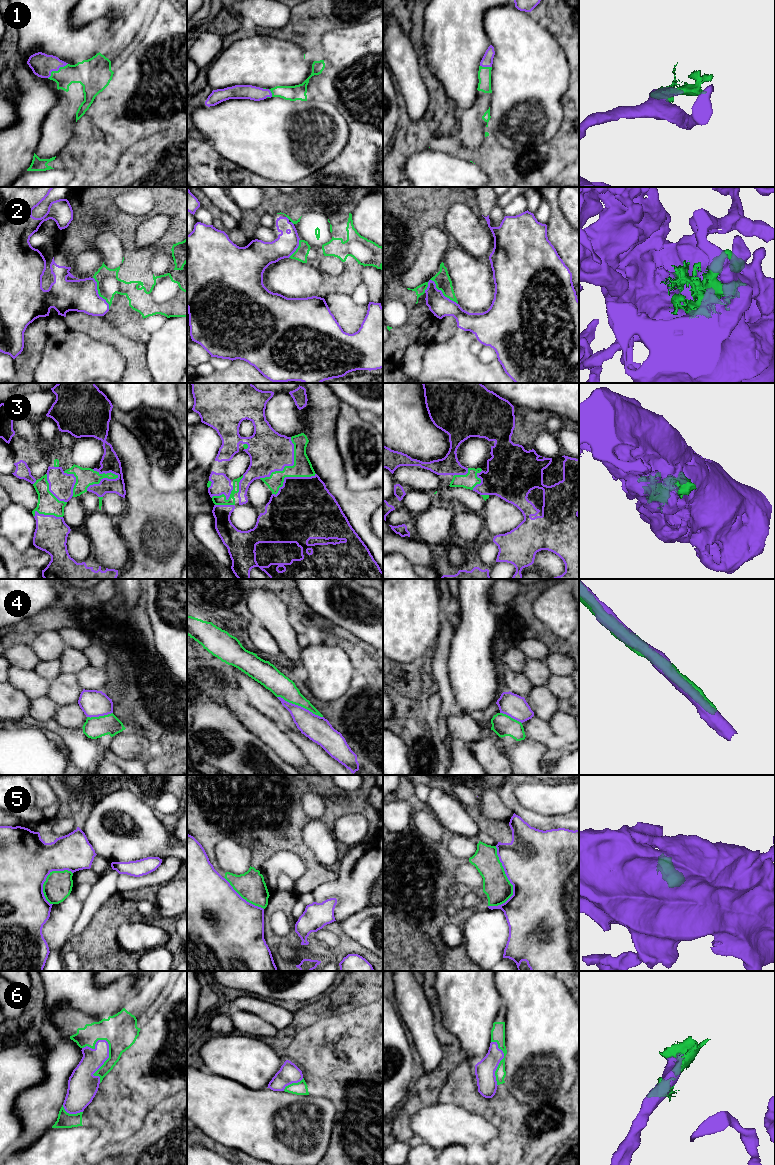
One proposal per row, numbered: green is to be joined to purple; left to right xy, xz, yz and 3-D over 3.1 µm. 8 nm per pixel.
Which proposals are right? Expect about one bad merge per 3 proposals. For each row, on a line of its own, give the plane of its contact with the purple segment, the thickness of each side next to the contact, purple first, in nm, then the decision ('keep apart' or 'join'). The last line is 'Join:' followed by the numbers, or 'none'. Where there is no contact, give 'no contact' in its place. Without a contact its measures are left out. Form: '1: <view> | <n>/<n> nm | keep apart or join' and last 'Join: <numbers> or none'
1: xy | 180/200 nm | join
2: yz | 170/130 nm | keep apart
3: xz | 320/150 nm | join
4: xz | 200/180 nm | join
5: yz | 500/220 nm | keep apart
6: xy | 220/240 nm | join
Join: 1, 3, 4, 6

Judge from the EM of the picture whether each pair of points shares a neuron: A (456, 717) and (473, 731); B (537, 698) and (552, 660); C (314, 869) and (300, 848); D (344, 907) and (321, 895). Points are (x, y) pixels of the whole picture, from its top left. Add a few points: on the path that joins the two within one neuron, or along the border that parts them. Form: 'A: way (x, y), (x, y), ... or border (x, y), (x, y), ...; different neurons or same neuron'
A: way (460, 721), (469, 730); same neuron
B: way (541, 689), (545, 685), (545, 672), (548, 669); same neuron
C: way (312, 864), (305, 853); same neuron
D: way (338, 901), (334, 901), (327, 896); same neuron

